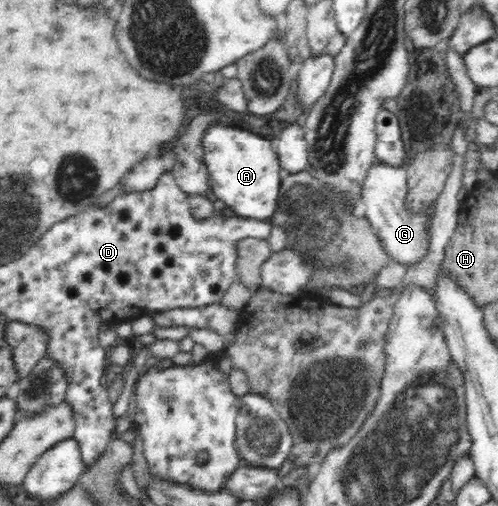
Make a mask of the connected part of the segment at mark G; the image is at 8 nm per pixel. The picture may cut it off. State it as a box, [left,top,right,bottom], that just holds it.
[360,161,431,266]

